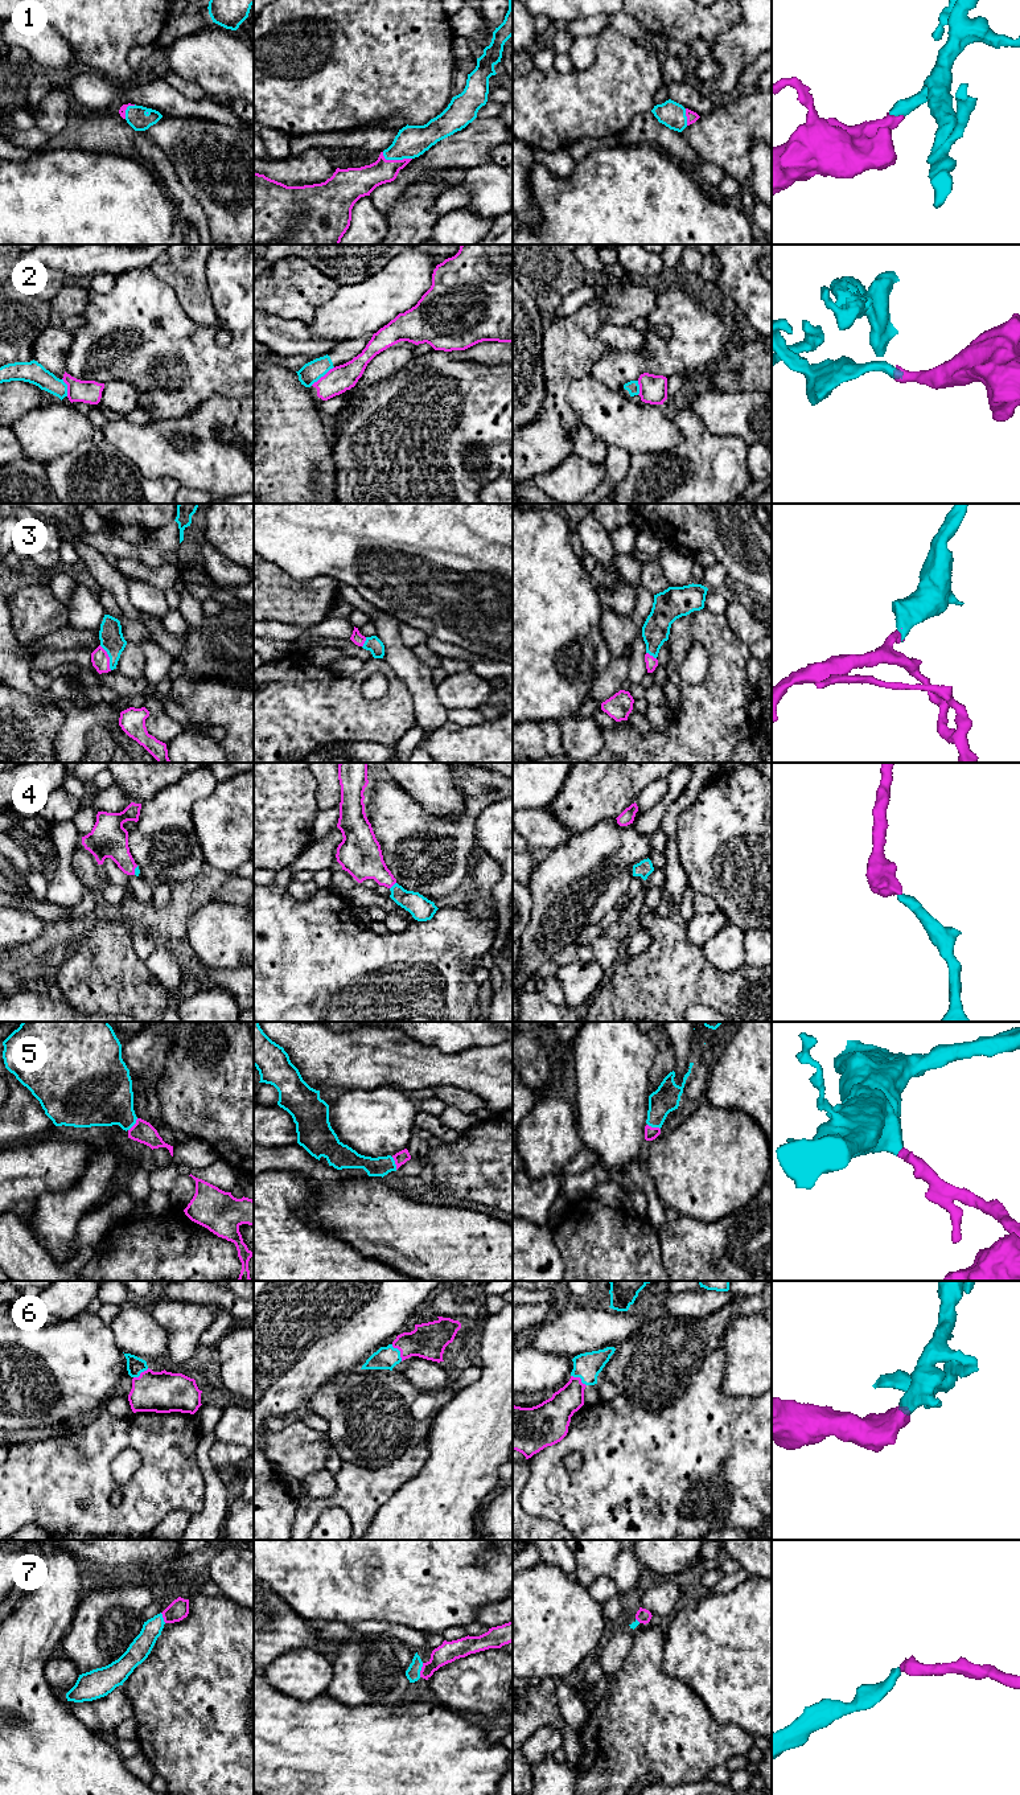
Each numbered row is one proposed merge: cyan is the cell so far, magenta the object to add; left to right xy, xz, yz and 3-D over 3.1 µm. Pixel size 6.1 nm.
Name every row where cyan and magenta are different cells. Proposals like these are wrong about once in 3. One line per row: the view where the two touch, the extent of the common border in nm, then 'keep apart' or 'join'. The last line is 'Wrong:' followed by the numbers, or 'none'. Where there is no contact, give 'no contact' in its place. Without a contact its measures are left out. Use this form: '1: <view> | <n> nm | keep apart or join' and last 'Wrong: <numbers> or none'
1: xz | 190 nm | join
2: xz | 180 nm | keep apart
3: xy | 170 nm | join
4: xz | 60 nm | join
5: xz | 90 nm | join
6: xz | 120 nm | join
7: xz | 90 nm | join
Wrong: 2

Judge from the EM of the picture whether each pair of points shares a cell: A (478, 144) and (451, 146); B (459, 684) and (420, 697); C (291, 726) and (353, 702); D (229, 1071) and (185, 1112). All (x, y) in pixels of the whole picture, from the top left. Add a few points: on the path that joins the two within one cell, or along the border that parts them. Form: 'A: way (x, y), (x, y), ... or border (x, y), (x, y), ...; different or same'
A: way (472, 146), (457, 146); same
B: border (435, 687), (439, 702), (447, 710); different
C: way (307, 710), (337, 710); same
D: way (218, 1081), (196, 1101); same

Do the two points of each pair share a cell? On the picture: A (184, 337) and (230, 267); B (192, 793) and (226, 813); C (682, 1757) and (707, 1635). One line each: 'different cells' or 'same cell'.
A: same cell
B: different cells
C: different cells

